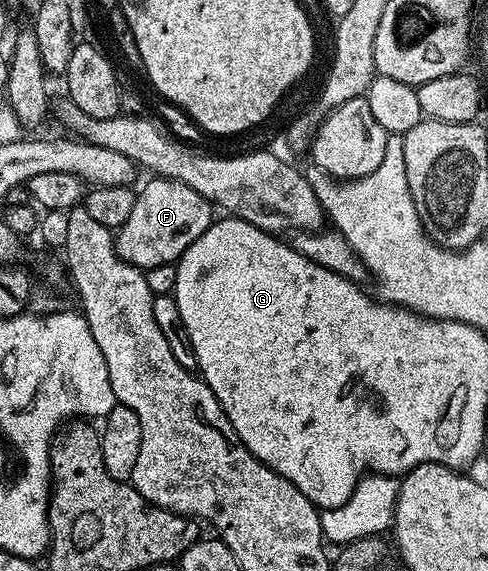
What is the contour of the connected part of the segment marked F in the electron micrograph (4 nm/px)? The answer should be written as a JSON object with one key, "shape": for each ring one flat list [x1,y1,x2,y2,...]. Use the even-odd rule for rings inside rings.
{"shape":[[158,177,148,179,151,180,143,188,138,188,133,213,129,213,129,221,125,221,125,225,118,228,115,235,115,248,119,256,140,269,166,263,178,263,179,258,185,253,185,249,189,249,189,245,193,245,193,241,197,241,201,237,201,233,205,233,205,229,209,229,209,225,213,222,213,214,211,215,213,205,208,199,201,197,201,193,197,193,197,189,189,189,189,185,172,179]]}

